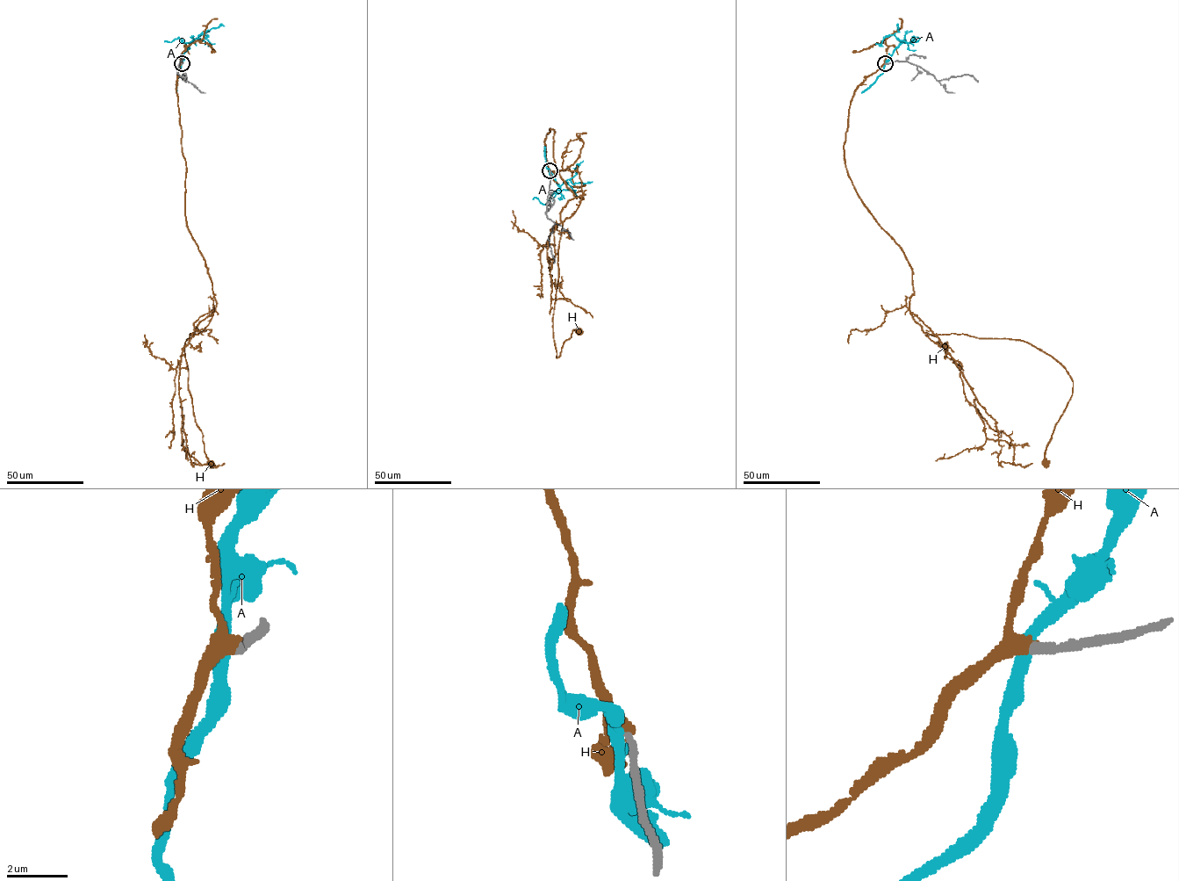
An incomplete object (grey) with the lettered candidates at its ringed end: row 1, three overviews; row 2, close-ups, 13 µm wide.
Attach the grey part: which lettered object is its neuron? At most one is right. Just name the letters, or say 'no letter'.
H

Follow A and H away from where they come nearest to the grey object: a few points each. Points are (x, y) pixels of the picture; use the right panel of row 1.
A: (885, 64), (901, 41), (893, 34), (886, 36), (880, 44), (875, 44)
H: (885, 64), (850, 103), (847, 174), (933, 333), (1023, 340), (1066, 369), (1046, 464)

